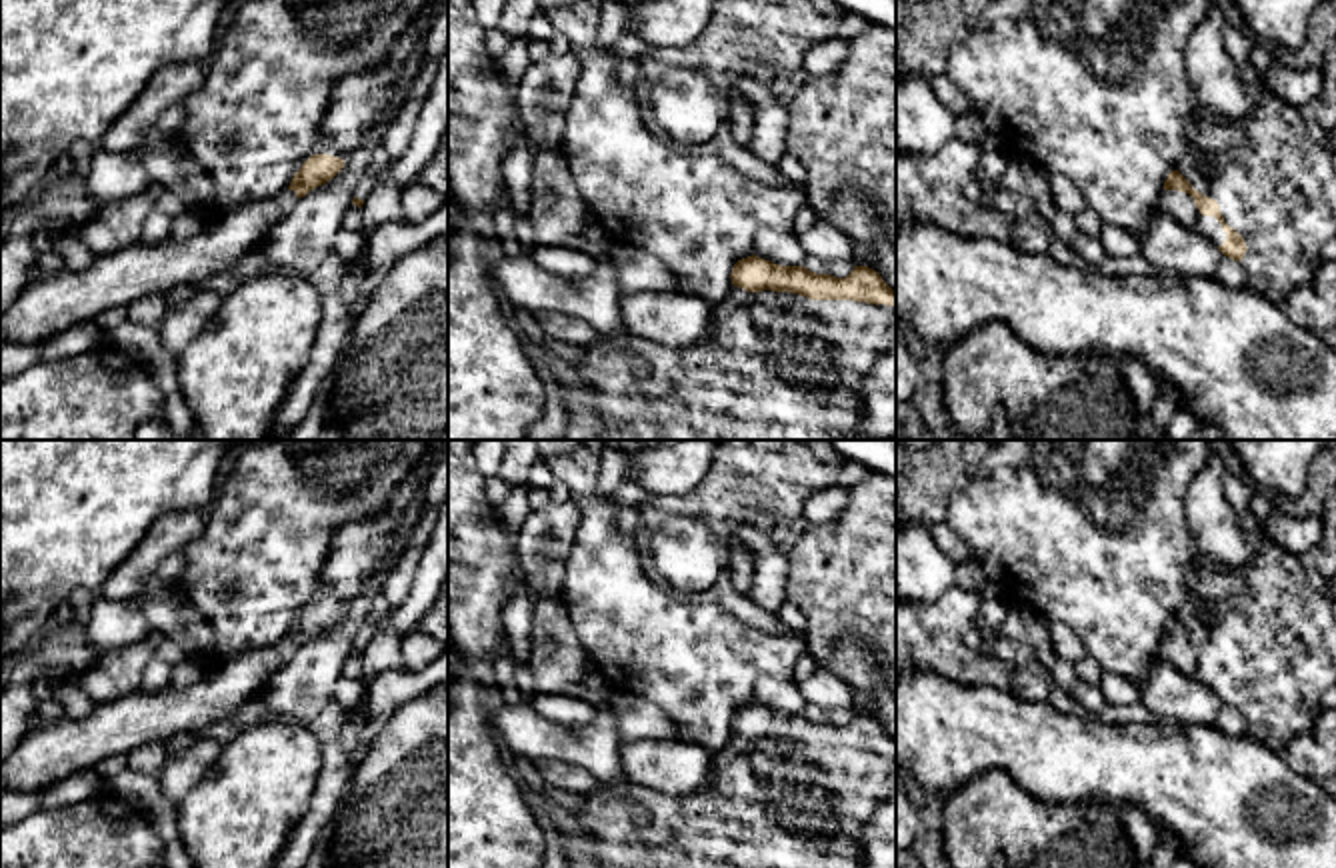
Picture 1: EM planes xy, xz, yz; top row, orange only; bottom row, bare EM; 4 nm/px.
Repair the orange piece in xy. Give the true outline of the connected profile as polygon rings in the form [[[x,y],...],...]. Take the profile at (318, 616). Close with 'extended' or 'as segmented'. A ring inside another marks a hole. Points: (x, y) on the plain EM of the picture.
[[[442,446],[416,464],[386,504],[336,528],[320,572],[320,592],[280,646],[228,660],[182,692],[170,686],[152,694],[134,692],[96,704],[82,720],[64,716],[40,724],[0,766],[0,796],[42,790],[94,768],[102,758],[126,756],[138,746],[168,742],[180,732],[200,736],[214,722],[232,716],[292,658],[294,648],[332,628],[344,616],[342,604],[384,566],[388,542],[428,484],[440,450]]] | extended

